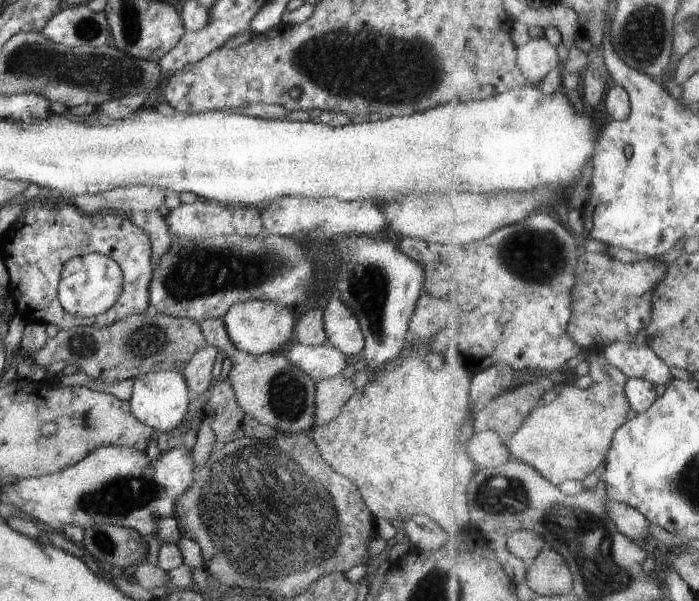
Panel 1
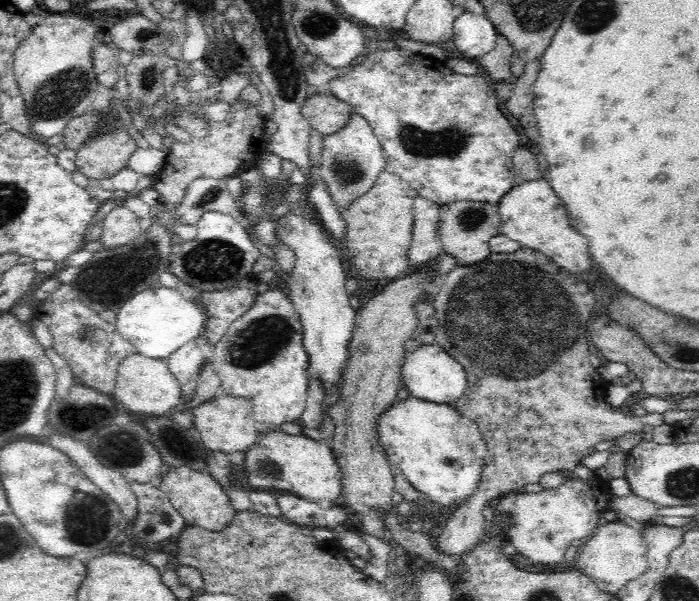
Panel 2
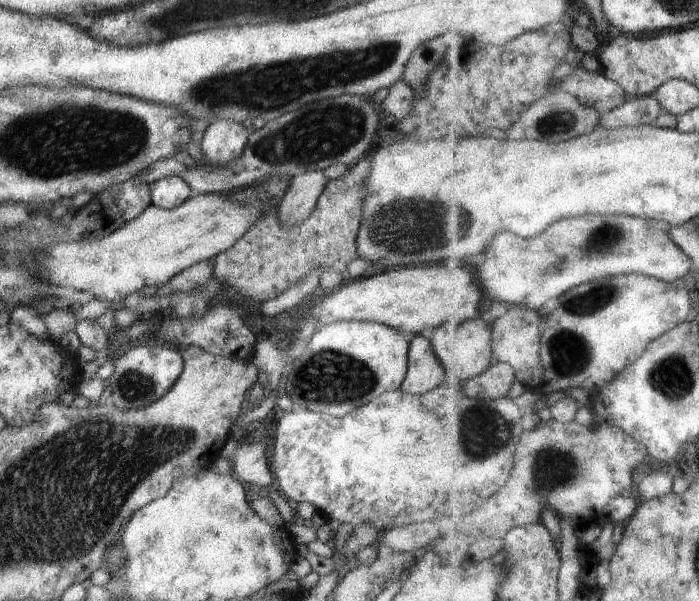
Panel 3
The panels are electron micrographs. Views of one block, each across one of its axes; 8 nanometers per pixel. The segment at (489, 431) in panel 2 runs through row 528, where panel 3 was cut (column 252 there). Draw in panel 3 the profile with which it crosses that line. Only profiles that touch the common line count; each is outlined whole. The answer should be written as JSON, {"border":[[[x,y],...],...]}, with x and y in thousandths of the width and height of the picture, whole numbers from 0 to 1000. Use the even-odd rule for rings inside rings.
{"border":[[[328,729],[318,744],[316,755],[329,765],[332,790],[340,800],[385,814],[393,809],[389,777],[381,762],[381,742],[375,735],[352,742]]]}

